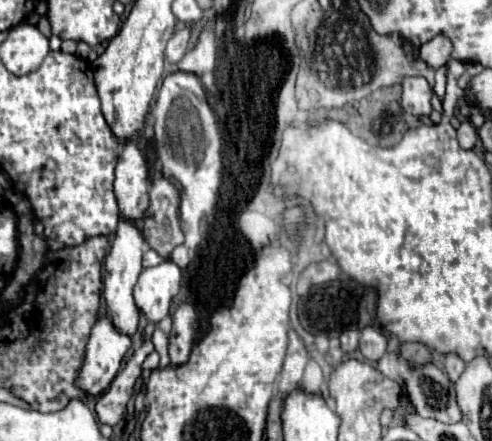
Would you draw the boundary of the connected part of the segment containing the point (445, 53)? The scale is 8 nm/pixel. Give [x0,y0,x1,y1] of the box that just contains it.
[420,36,452,68]

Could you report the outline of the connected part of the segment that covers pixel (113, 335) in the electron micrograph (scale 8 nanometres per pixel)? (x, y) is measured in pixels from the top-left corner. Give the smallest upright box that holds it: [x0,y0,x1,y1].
[76,316,132,396]

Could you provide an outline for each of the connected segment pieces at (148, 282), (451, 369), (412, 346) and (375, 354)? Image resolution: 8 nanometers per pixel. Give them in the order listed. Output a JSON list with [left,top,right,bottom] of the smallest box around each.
[[134,260,180,324],[444,354,466,382],[400,342,432,366],[360,326,386,362]]

